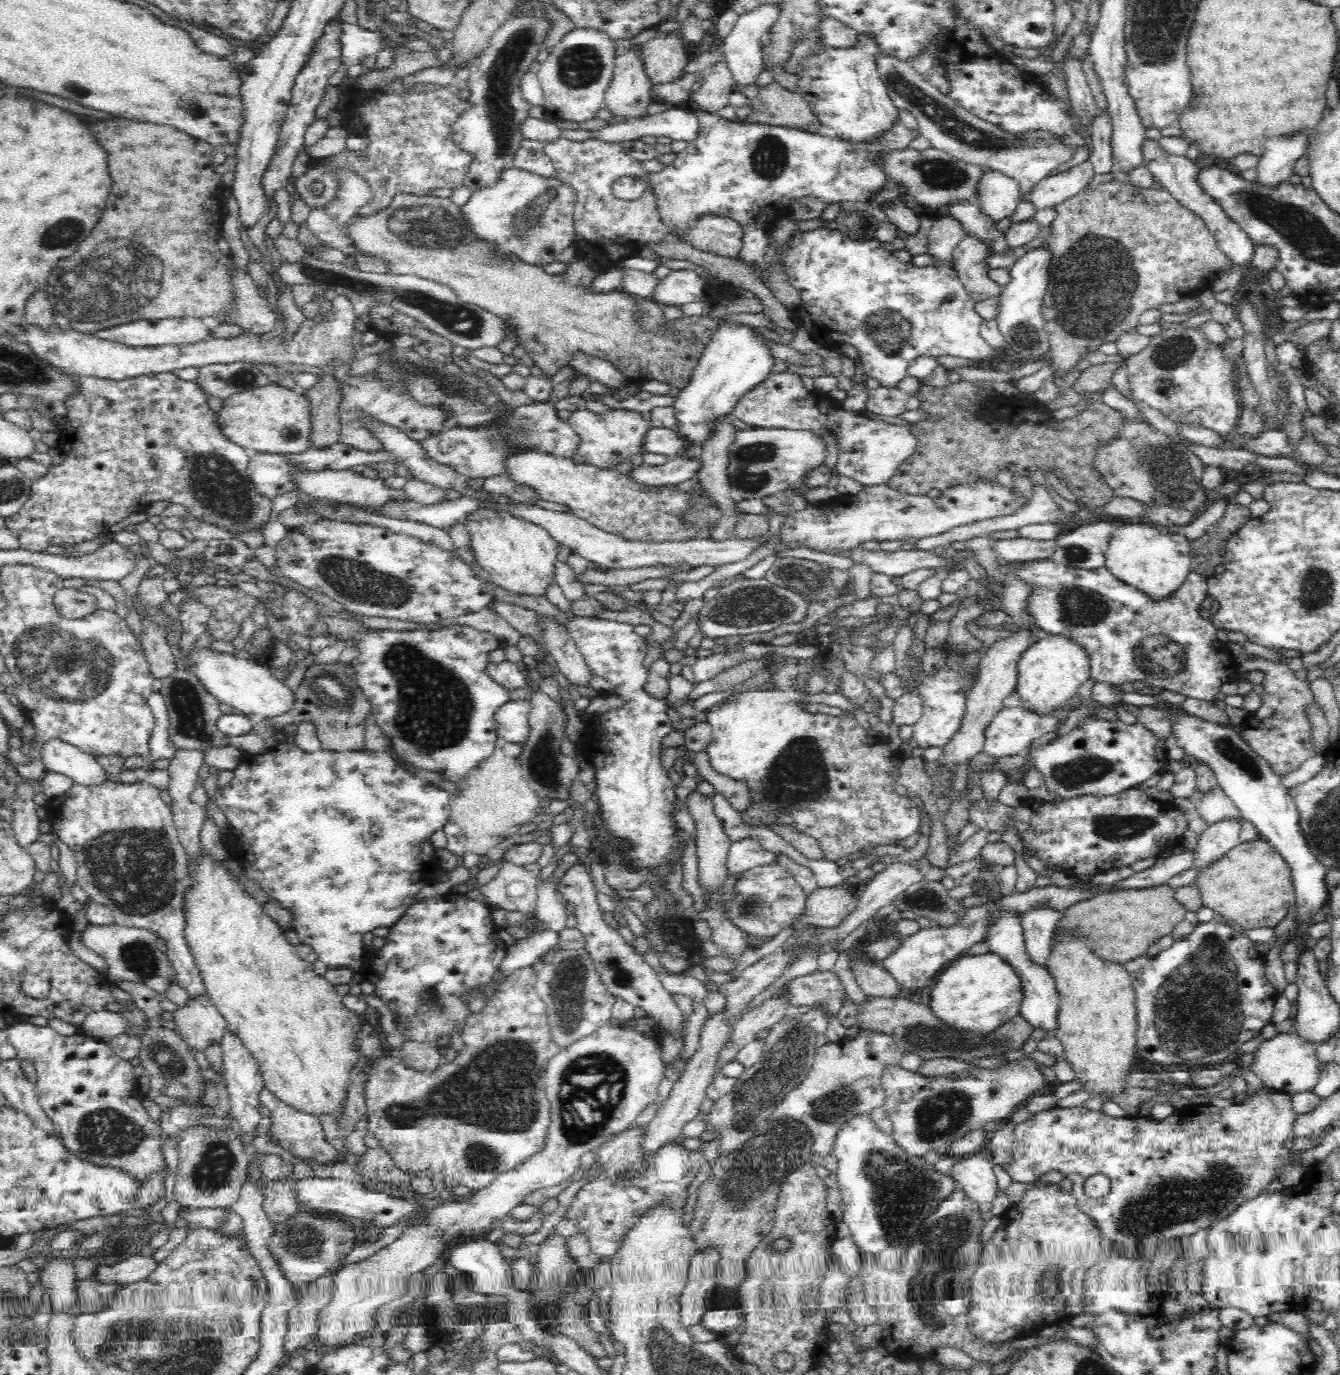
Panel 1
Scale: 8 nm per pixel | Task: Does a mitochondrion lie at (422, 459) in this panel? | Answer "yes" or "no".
no

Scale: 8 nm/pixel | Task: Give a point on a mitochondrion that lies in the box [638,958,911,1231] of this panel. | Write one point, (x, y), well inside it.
(754, 1172)

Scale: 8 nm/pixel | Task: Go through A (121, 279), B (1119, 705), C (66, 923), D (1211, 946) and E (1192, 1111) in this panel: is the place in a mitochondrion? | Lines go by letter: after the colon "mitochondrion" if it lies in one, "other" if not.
A: mitochondrion
B: other
C: other
D: mitochondrion
E: other

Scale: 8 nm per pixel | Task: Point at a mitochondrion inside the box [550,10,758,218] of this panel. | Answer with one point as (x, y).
(578, 67)

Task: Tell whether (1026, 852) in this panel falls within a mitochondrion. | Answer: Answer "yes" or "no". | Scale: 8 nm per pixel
no

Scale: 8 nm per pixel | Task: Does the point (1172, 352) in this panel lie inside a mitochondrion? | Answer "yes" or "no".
yes

